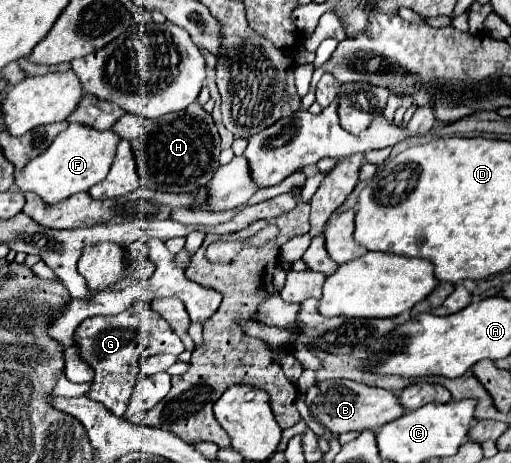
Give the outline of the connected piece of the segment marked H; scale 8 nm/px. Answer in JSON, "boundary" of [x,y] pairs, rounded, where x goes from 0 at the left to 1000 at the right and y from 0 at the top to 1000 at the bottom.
{"boundary":[[[376,222],[360,240],[341,240],[309,257],[282,257],[247,244],[219,274],[239,300],[254,300],[270,352],[270,374],[290,408],[329,417],[368,417],[403,400],[431,361],[431,292],[411,244],[391,222]]]}

